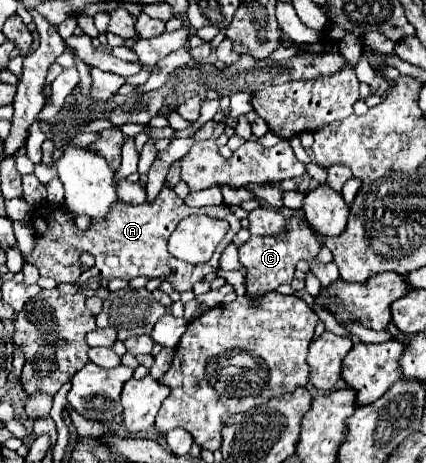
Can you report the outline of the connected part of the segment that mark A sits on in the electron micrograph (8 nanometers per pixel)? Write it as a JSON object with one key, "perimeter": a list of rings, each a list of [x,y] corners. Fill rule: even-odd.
{"perimeter":[[[165,188],[157,196],[155,202],[145,202],[141,206],[129,206],[123,202],[117,202],[115,208],[111,210],[109,218],[105,222],[93,222],[87,230],[79,230],[73,222],[73,218],[65,210],[51,210],[51,208],[41,208],[31,214],[31,222],[35,228],[35,248],[27,256],[27,262],[35,264],[41,272],[41,276],[51,276],[57,282],[87,282],[89,278],[123,278],[131,280],[137,276],[143,276],[147,280],[167,280],[173,284],[173,290],[187,292],[195,286],[195,282],[205,280],[207,274],[215,272],[219,268],[219,258],[223,250],[231,244],[233,236],[241,230],[239,218],[229,210],[229,206],[207,206],[207,208],[191,208],[185,206],[185,202],[171,190]],[[191,214],[205,214],[211,218],[223,218],[231,224],[231,230],[227,236],[221,240],[212,258],[202,264],[187,264],[183,260],[173,258],[167,252],[167,240],[177,228],[177,224]],[[81,252],[91,252],[95,256],[95,268],[83,272],[79,256]]]}

